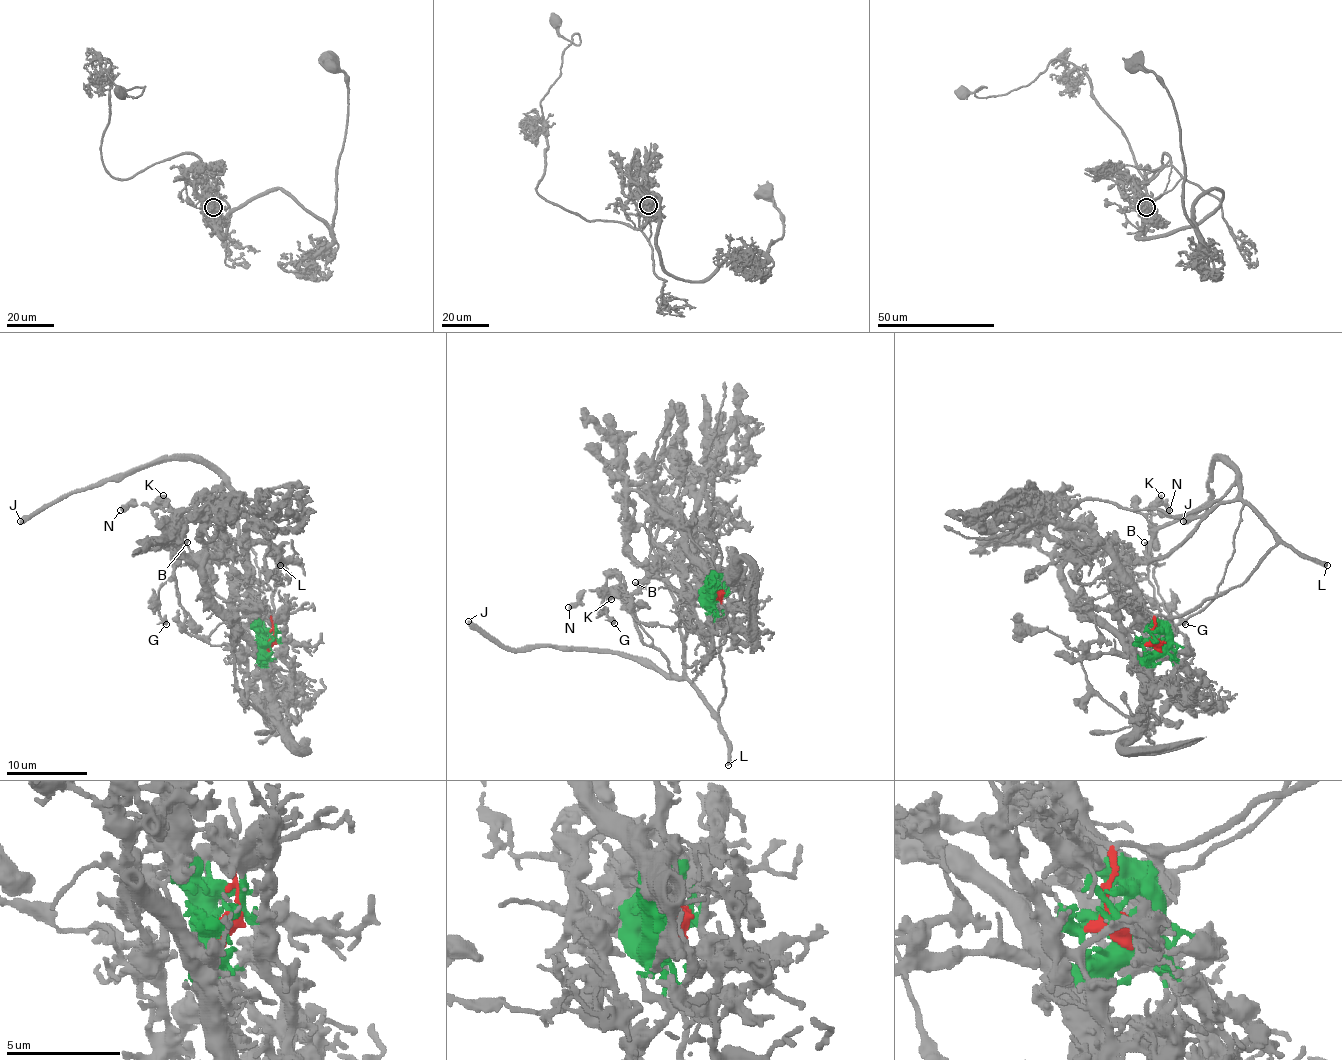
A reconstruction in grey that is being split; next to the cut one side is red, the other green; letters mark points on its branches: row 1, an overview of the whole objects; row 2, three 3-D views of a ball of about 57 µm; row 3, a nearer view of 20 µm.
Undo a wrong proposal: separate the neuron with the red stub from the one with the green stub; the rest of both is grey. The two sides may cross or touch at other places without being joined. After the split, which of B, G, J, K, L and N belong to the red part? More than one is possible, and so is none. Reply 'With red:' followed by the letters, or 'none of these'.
With red: B, G, J, K, L, N

